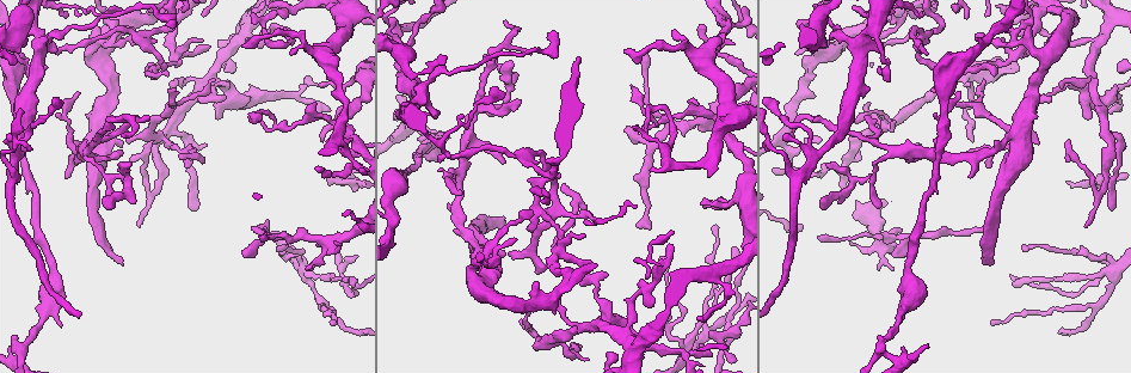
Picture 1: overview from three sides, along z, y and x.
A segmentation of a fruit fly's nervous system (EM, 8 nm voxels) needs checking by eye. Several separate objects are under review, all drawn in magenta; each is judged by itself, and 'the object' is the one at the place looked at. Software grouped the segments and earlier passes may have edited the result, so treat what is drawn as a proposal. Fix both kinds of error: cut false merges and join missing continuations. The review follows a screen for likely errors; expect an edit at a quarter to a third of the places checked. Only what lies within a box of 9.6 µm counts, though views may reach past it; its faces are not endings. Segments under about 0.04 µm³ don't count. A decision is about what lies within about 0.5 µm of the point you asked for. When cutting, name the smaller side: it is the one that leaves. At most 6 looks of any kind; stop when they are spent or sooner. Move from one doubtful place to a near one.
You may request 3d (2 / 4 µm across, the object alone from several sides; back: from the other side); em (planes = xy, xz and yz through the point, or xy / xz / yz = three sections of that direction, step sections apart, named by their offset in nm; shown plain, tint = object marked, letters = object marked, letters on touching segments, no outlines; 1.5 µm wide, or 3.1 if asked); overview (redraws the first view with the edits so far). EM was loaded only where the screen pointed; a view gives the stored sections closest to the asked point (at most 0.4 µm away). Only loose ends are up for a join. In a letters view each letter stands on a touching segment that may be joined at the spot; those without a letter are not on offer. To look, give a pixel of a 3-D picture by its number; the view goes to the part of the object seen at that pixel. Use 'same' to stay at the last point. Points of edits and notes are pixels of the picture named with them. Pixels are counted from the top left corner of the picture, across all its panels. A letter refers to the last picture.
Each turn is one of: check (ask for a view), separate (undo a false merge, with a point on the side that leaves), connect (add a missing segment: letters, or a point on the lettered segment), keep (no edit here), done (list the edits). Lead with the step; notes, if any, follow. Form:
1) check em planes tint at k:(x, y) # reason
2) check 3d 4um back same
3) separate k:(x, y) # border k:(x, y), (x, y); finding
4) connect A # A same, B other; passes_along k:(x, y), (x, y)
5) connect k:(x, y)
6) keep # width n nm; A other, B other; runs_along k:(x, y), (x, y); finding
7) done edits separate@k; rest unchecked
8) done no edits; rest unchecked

check em yz step 8 tint at 1:(24, 345) # two arms in line, one across

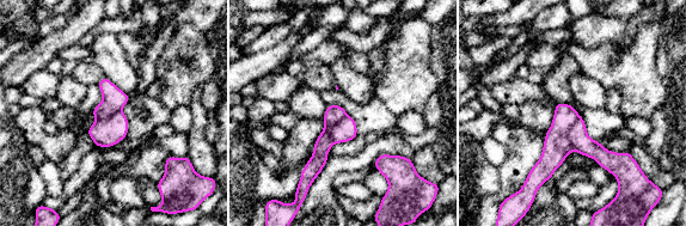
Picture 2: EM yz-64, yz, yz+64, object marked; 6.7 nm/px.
check em planes letters same

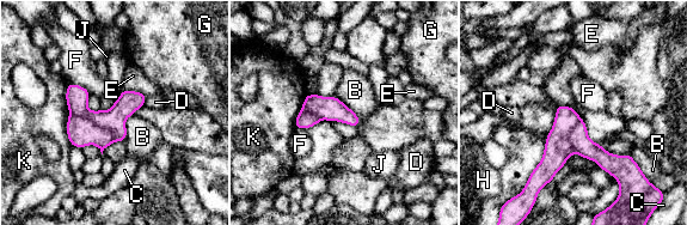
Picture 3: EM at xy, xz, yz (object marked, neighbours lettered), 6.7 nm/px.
separate 3:(81, 132) # width 160 nm; B other, C other, D other, E other, F other, G other, H other, J other, K other; border 3:(71, 111), (105, 127), (112, 141); a second cell is stuck on

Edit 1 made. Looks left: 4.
check overview

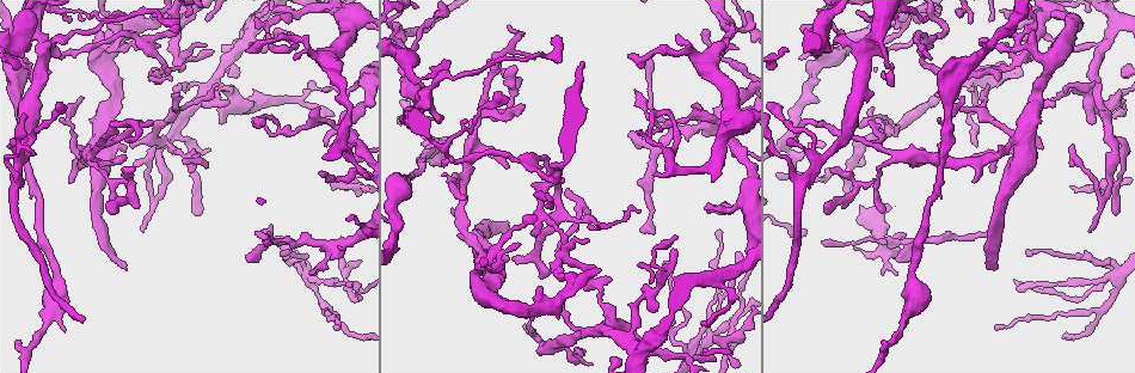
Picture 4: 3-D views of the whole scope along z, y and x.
check em planes letters at 4:(191, 17) # two arms in line, one across

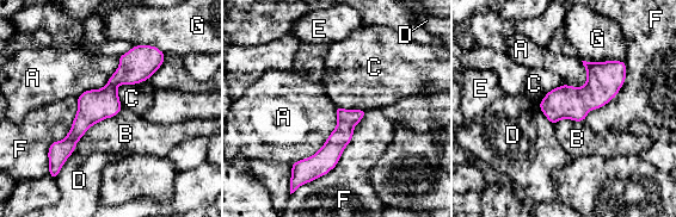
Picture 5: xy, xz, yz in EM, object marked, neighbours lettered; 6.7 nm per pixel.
keep # A other, B other, C other, D other, E other, F other, G other; border 5:(122, 109), (93, 124), (73, 152); one cell here

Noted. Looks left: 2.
check em planes tint at 4:(149, 142) # a fork

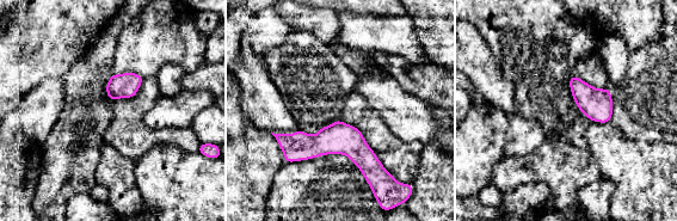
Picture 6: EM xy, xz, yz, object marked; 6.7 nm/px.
check em planes letters same # what lies round it

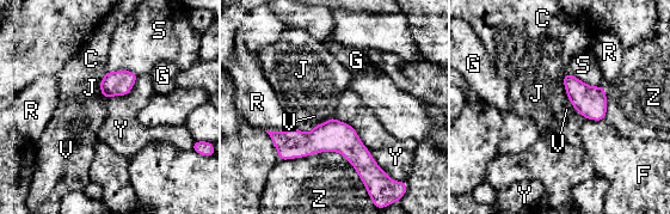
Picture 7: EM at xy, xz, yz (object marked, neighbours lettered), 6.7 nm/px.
keep # C other, F other, G other, J other, R other, S other, V other, Y other, Z other; runs_along 7:(272, 134), (342, 142), (375, 194); all the same cell

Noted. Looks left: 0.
done edits separate@3; rest unchecked

